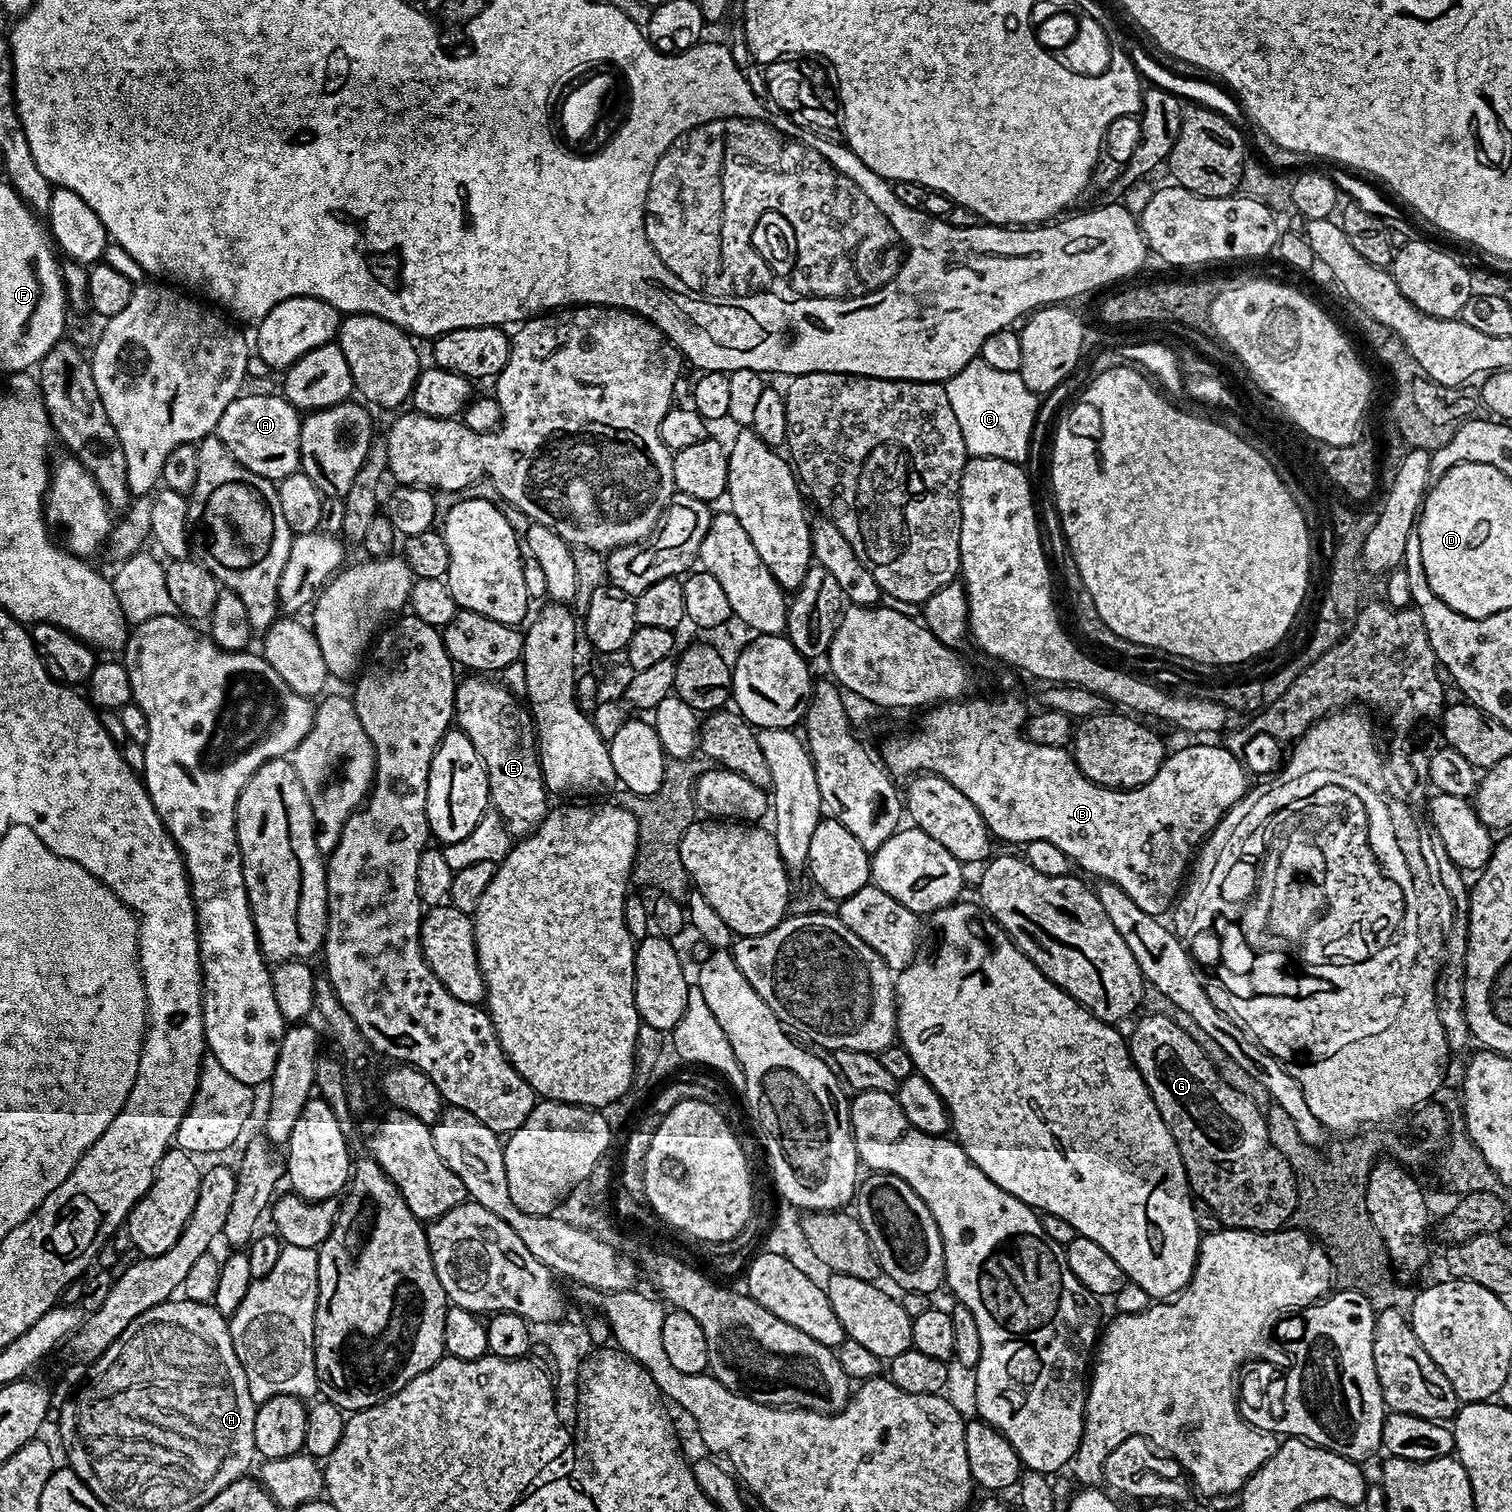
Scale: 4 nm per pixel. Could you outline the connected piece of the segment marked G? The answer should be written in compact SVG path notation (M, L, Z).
M1140 1016L1134 1034L1128 1040L1134 1066L1142 1074L1162 1122L1170 1130L1180 1151L1188 1175L1189 1189L1205 1200L1226 1228L1249 1228L1252 1232L1279 1232L1289 1223L1296 1208L1296 1178L1286 1158L1275 1149L1267 1134L1267 1122L1261 1105L1238 1094L1218 1074L1208 1055L1169 1016Z

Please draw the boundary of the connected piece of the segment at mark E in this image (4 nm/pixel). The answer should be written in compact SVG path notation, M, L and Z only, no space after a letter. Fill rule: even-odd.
M468 674L468 676L459 681L456 685L456 714L454 717L454 724L459 731L466 734L466 738L470 738L470 742L474 742L474 750L478 750L478 758L482 758L482 762L486 766L486 774L488 775L488 795L490 797L490 804L495 811L500 813L501 818L504 820L505 826L508 828L509 833L513 837L523 838L528 836L540 823L544 820L544 815L546 815L550 810L550 803L548 804L548 799L550 799L550 793L544 786L544 775L540 769L540 754L538 751L538 737L536 734L536 726L532 719L532 713L523 703L520 704L518 701L517 693L511 692L507 686L503 683L497 682L495 684L495 679L485 678L480 674Z

